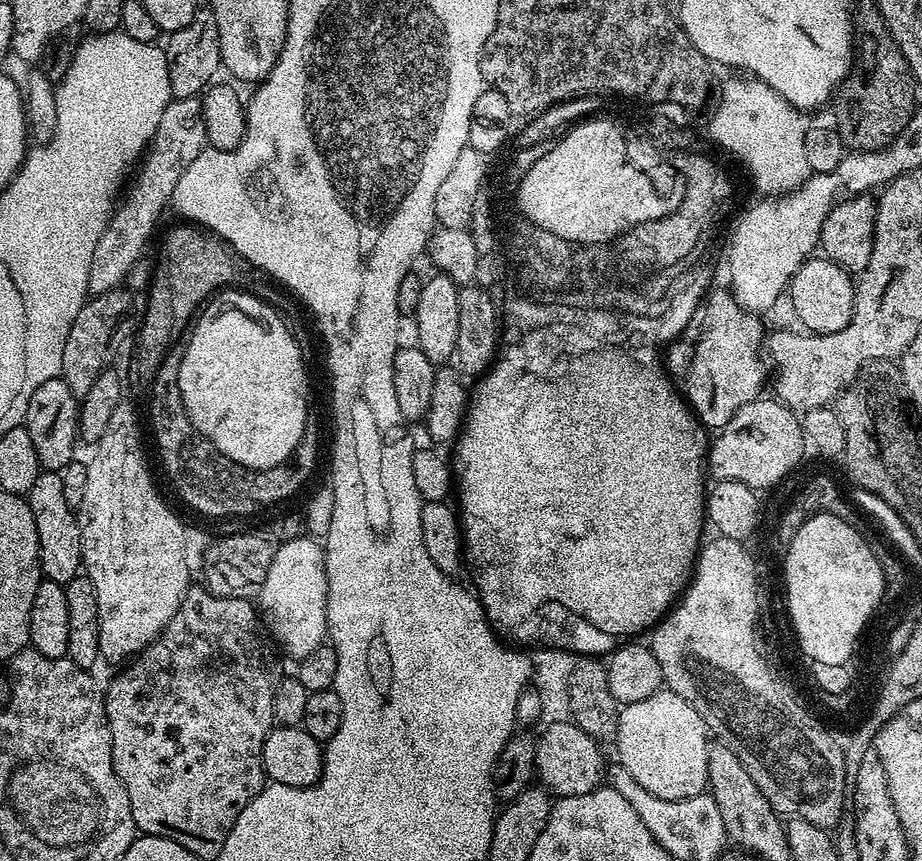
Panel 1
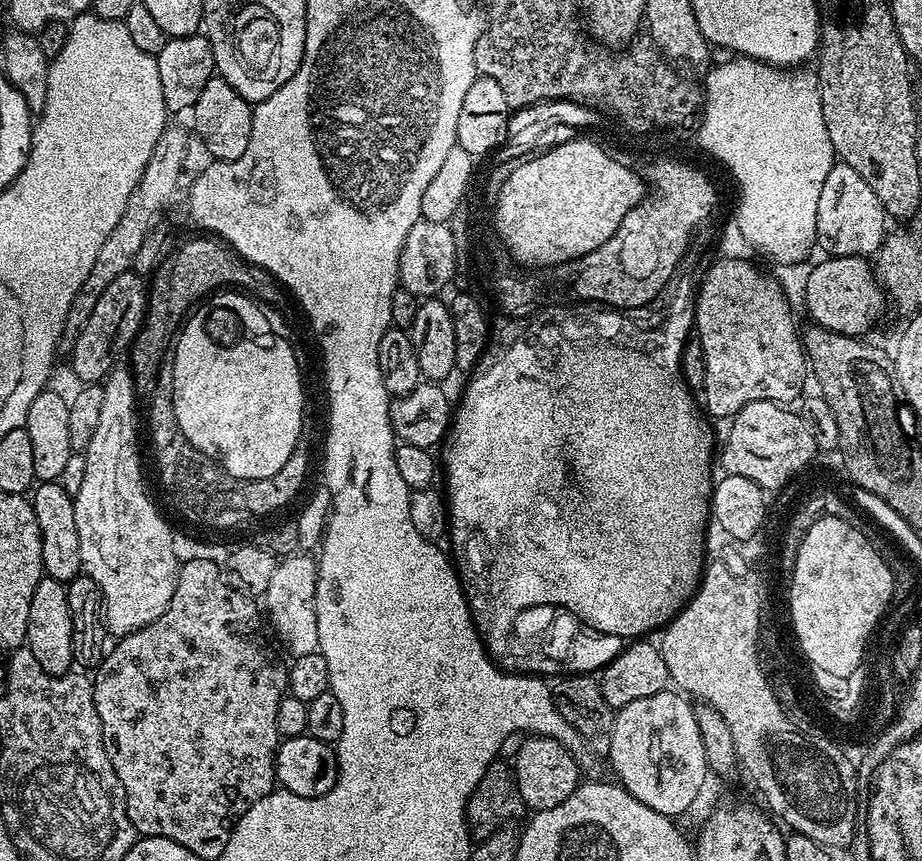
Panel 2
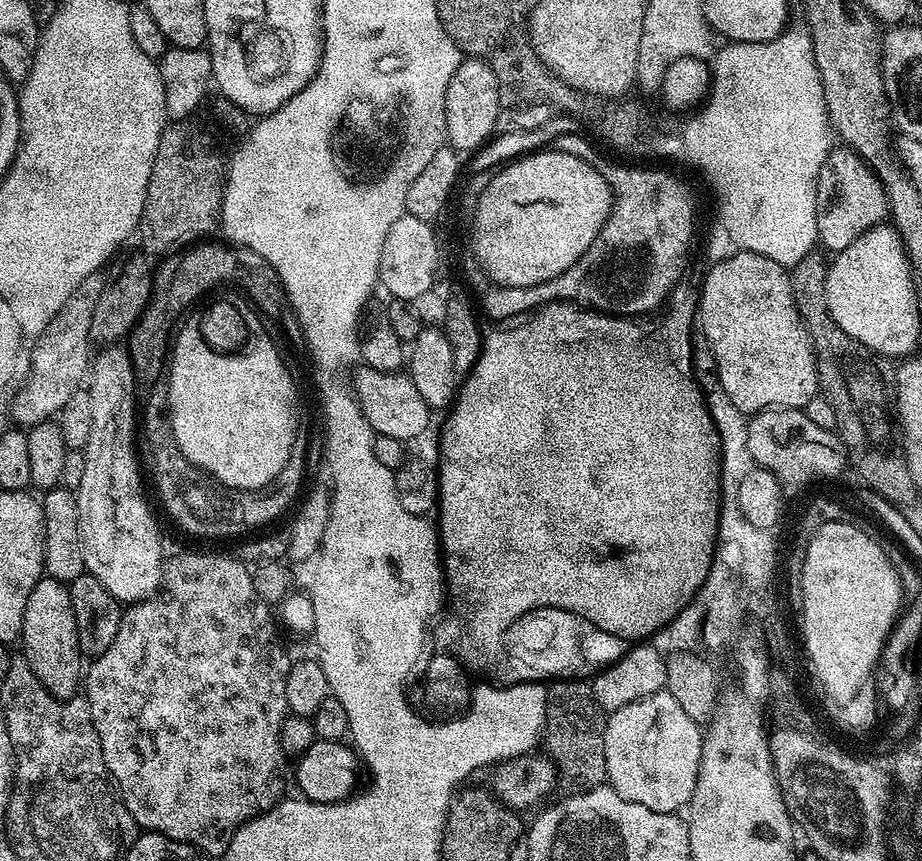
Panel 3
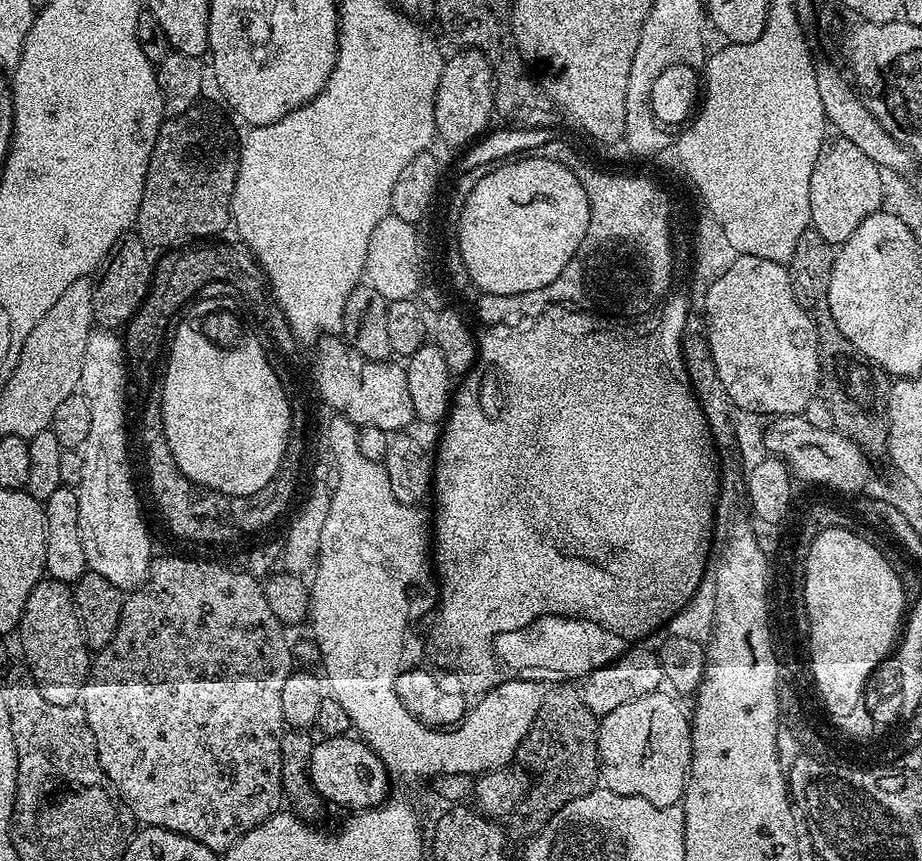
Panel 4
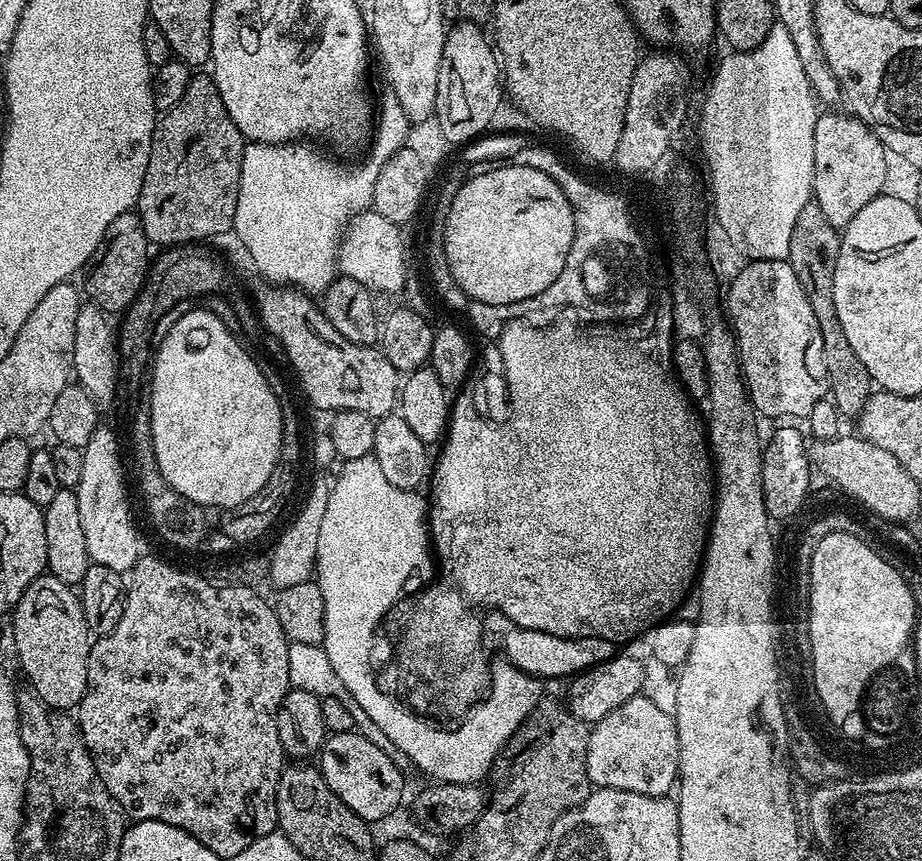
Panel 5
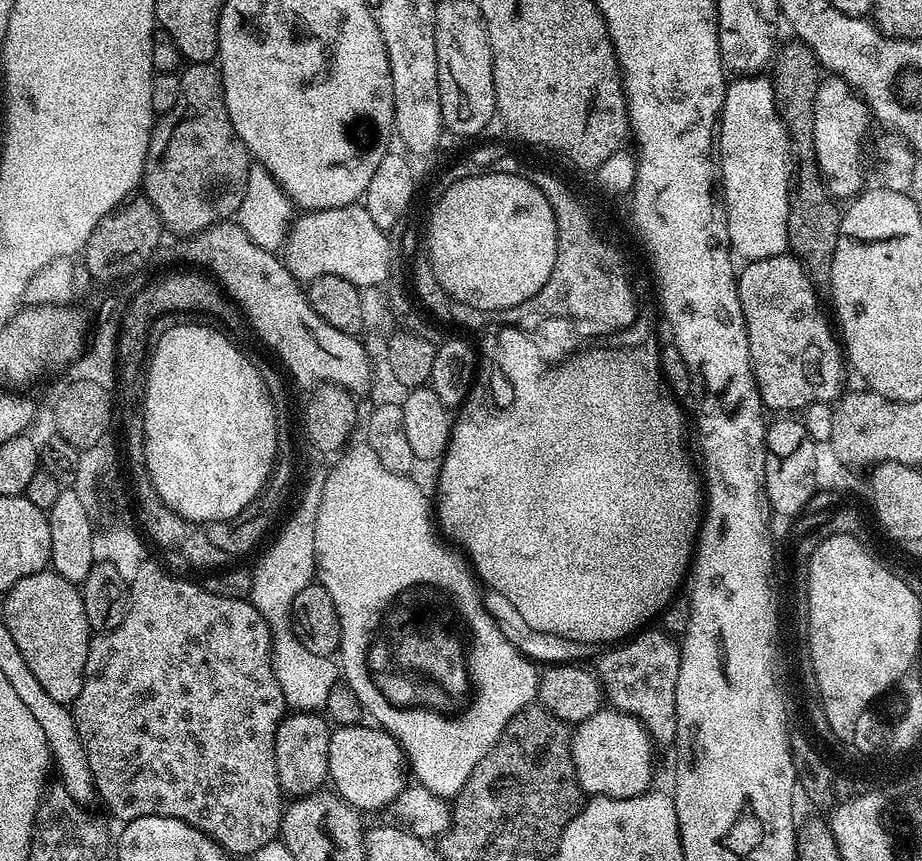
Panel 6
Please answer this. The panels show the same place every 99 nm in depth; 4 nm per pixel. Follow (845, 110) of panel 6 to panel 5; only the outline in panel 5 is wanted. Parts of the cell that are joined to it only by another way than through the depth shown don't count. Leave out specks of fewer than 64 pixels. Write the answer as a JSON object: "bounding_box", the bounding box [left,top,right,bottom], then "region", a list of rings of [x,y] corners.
{"bounding_box":[812,110,884,229],"region":[[[824,110],[817,115],[814,126],[814,178],[812,179],[812,194],[814,202],[826,214],[826,222],[835,228],[843,229],[870,202],[874,197],[883,193],[882,181],[884,180],[884,151],[882,142],[877,136],[851,114],[836,112],[840,110]]]}

